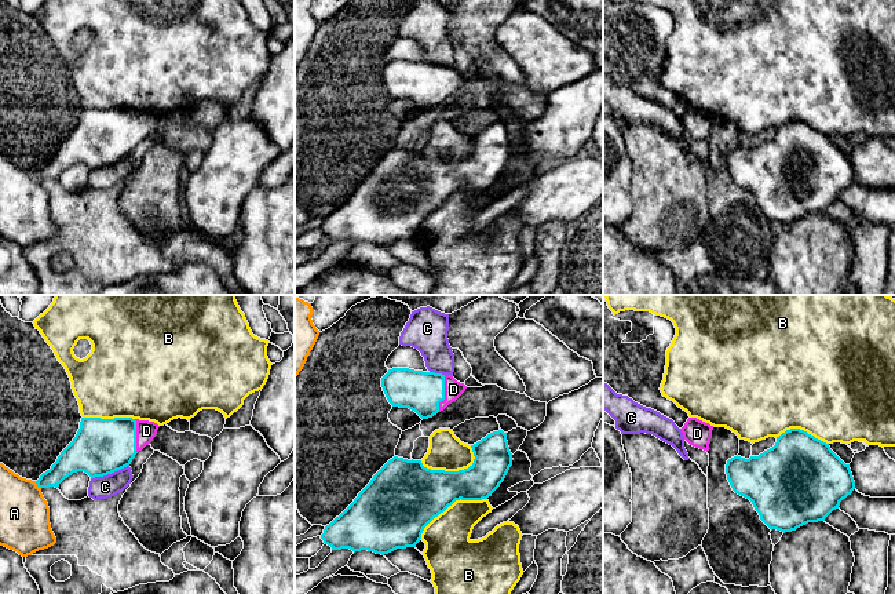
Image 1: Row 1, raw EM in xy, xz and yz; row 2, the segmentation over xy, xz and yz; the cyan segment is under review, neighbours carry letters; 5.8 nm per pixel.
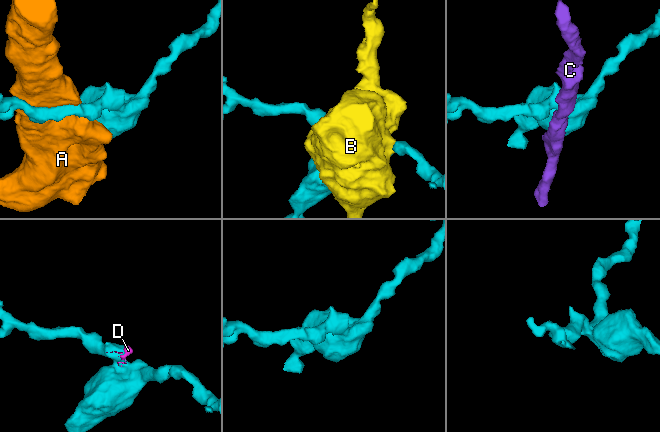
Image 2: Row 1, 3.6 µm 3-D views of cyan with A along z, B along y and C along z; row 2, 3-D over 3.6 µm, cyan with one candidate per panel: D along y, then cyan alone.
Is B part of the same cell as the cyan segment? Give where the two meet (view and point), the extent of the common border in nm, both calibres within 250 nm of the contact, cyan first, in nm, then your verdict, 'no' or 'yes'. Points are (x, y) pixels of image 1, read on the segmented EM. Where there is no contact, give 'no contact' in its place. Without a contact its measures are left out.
xz (449, 505) | 460 nm | 400/280 nm | no

